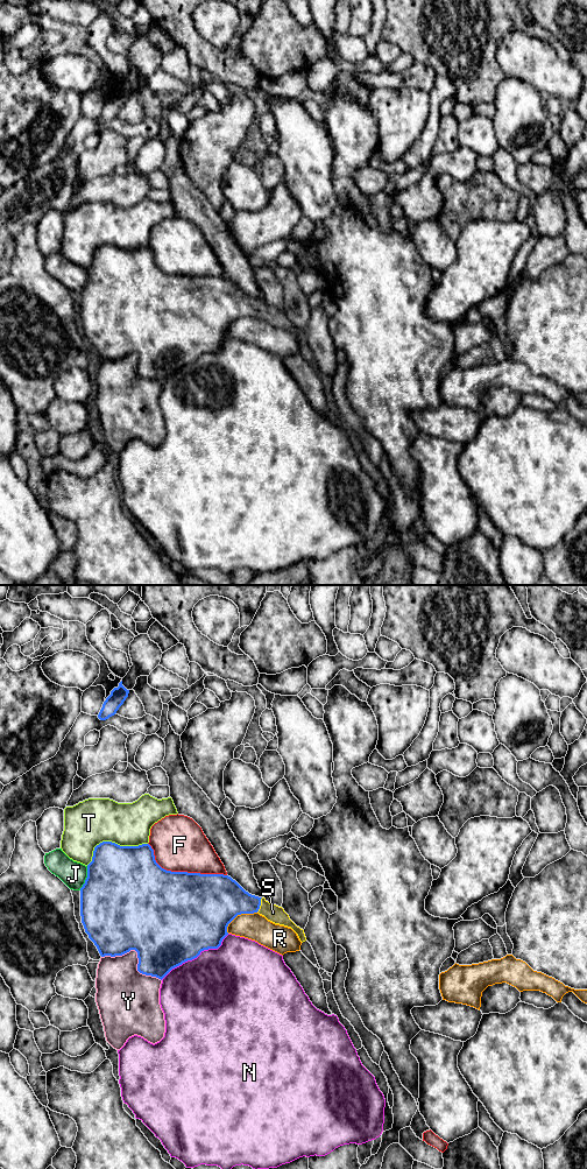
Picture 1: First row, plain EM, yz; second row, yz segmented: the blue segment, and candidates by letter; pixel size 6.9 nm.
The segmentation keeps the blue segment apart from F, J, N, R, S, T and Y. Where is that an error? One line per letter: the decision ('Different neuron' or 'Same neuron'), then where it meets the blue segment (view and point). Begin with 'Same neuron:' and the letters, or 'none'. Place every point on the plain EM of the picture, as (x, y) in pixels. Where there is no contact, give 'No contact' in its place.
Same neuron: S
F: Different neuron. Touches blue at yz (182, 275)
J: Different neuron. Touches blue at yz (86, 281)
N: Different neuron. Touches blue at yz (196, 360)
R: Different neuron. Touches blue at yz (239, 317)
S: Same neuron. Touches blue at yz (260, 308)
T: Different neuron. Touches blue at yz (112, 246)
Y: Different neuron. Touches blue at yz (138, 359)

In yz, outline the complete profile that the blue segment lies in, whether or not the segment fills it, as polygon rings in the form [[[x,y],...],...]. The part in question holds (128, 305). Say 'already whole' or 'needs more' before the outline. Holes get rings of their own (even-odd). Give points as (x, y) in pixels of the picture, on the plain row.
needs more; [[[112,245],[100,246],[94,251],[92,265],[87,268],[87,281],[80,291],[82,326],[100,359],[115,360],[135,353],[139,361],[137,374],[161,383],[172,372],[197,361],[201,354],[218,352],[228,338],[228,328],[238,318],[254,316],[275,328],[291,331],[302,346],[306,344],[304,333],[290,323],[282,310],[249,297],[228,279],[167,274],[156,266],[149,247],[120,249]]]

